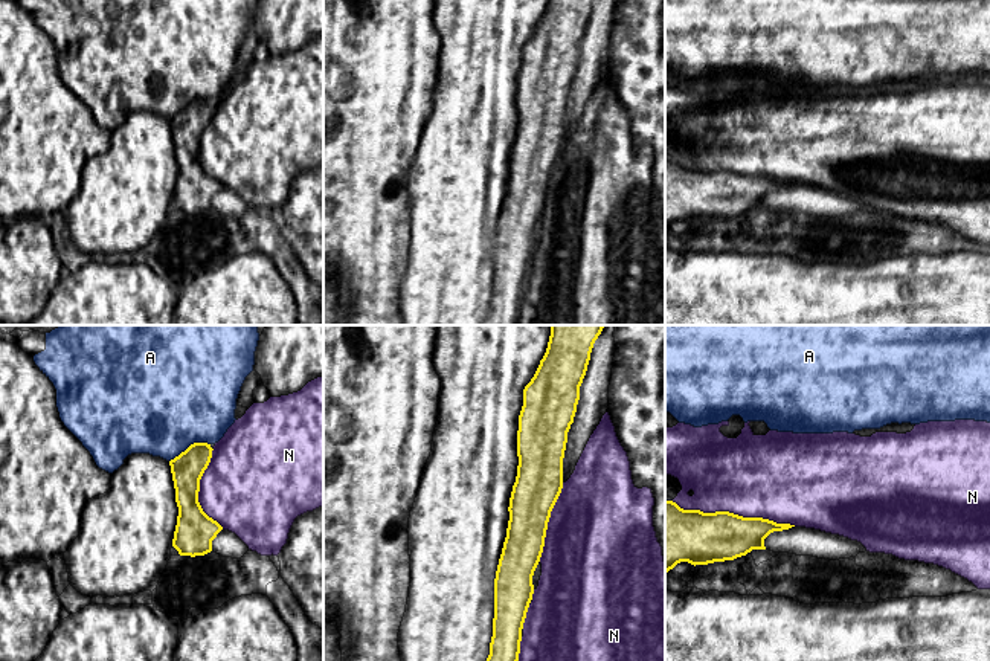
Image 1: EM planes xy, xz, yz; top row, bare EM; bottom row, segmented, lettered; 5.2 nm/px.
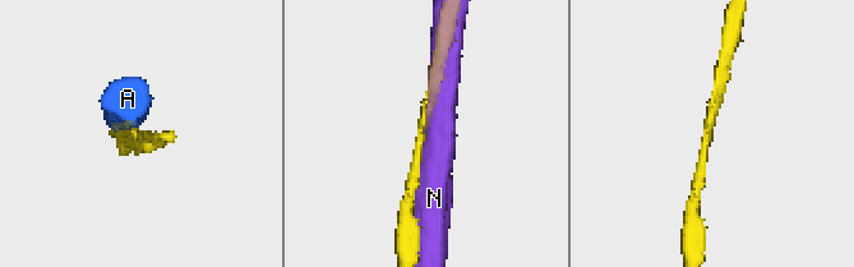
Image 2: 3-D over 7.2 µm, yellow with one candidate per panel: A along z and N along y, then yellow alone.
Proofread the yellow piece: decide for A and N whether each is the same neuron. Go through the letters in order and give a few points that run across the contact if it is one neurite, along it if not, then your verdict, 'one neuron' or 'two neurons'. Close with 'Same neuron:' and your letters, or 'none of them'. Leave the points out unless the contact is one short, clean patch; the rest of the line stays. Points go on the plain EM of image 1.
A: two neurons
N: two neurons
Same neuron: none of them

